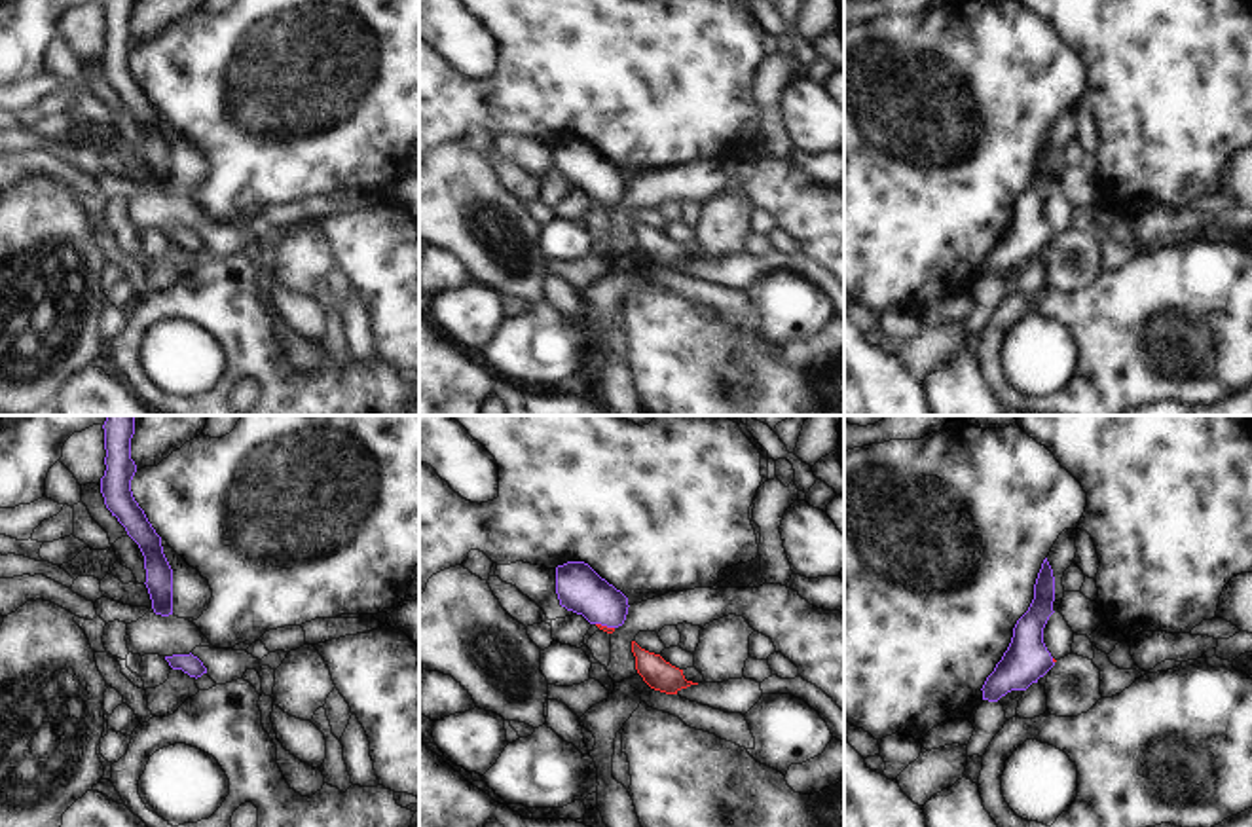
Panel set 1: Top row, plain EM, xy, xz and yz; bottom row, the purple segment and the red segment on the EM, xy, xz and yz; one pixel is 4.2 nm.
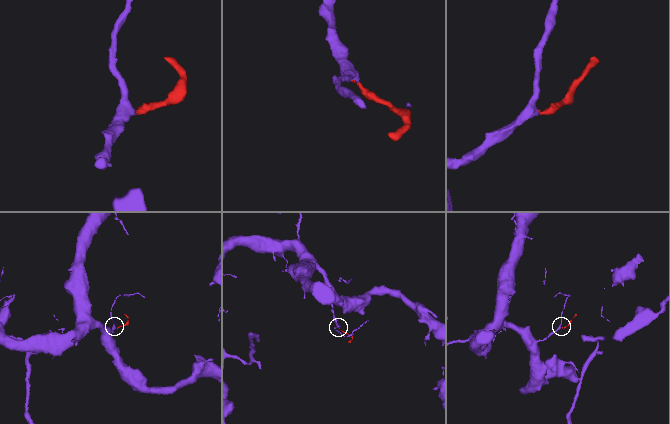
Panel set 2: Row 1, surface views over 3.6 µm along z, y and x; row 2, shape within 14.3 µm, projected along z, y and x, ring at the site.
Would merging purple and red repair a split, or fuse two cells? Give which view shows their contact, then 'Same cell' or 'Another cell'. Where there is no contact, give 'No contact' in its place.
Touches purple in xz. Same cell

